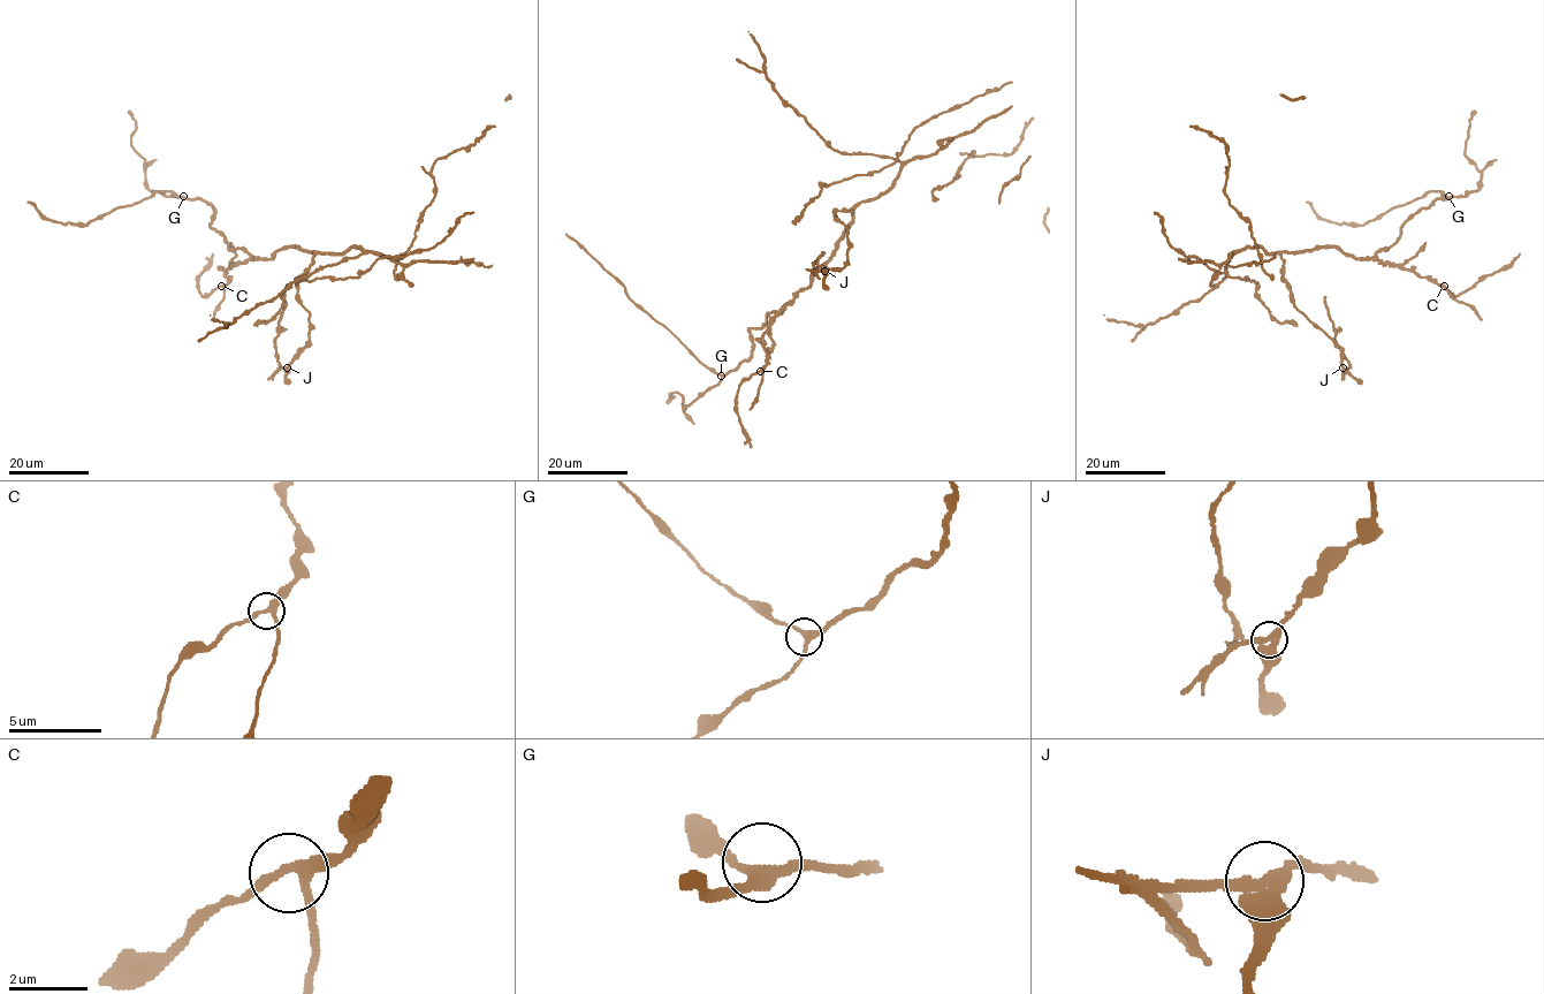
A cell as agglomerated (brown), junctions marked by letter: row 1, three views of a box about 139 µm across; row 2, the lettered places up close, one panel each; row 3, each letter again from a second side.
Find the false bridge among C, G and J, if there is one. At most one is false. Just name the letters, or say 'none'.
J

